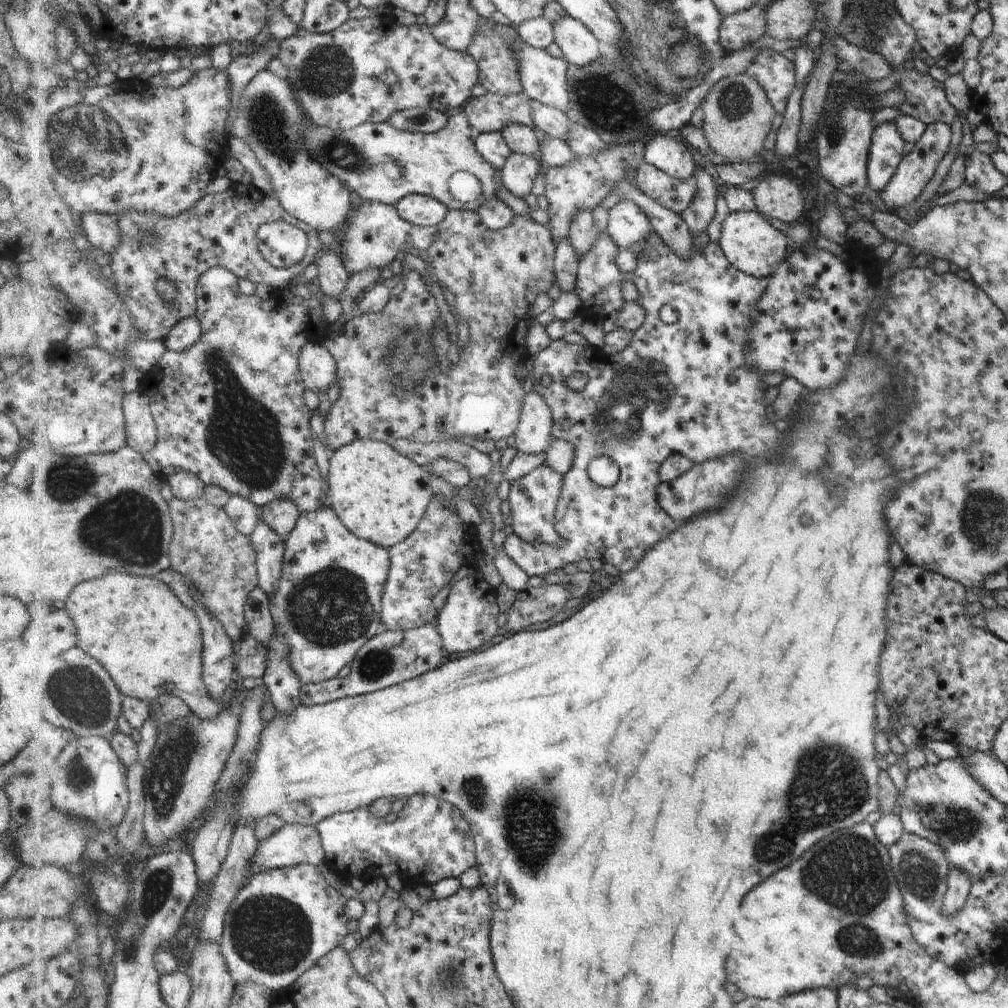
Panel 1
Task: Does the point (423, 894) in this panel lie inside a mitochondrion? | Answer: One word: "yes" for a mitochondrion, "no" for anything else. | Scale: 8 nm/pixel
no

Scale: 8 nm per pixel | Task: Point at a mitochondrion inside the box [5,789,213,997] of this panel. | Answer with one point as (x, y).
(156, 888)

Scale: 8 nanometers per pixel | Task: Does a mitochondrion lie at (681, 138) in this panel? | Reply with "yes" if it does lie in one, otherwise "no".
no

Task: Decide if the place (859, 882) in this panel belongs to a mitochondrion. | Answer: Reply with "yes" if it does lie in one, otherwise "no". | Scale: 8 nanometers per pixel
yes

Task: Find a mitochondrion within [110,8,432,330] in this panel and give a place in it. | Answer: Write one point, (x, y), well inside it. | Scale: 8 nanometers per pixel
(268, 122)

